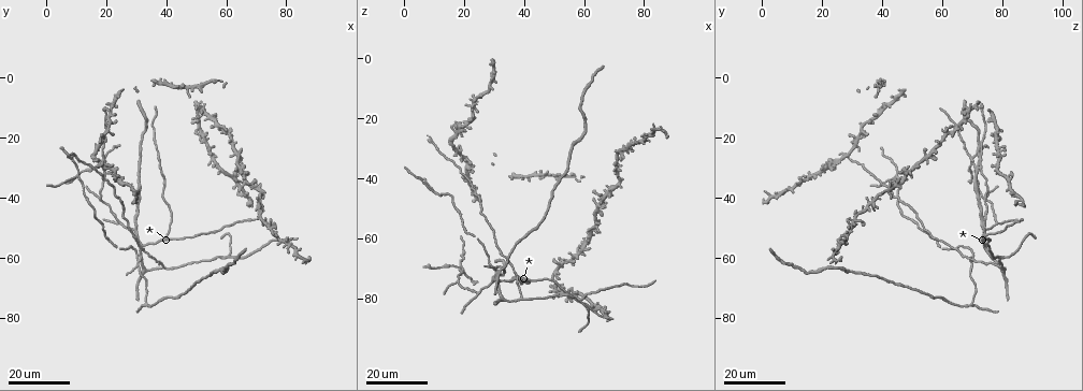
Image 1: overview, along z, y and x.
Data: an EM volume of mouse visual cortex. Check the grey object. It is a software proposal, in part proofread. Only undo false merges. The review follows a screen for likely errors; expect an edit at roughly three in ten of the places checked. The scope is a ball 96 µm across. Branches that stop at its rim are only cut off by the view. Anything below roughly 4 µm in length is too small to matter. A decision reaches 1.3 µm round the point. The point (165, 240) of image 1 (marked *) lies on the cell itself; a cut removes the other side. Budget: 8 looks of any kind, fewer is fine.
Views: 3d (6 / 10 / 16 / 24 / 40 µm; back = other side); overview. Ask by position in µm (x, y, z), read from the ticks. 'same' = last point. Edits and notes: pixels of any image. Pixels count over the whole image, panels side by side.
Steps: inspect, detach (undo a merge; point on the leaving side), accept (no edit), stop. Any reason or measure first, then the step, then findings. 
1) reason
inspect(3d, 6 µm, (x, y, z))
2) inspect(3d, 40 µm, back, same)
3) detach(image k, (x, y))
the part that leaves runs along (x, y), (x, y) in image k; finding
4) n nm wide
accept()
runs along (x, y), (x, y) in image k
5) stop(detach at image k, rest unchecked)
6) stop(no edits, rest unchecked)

three-way junction
inspect(3d, 24 µm, (11, 32, 45))

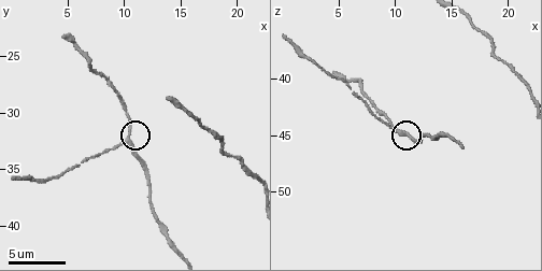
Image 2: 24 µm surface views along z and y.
closer look
inspect(3d, 6 µm, (10.2, 32.6, 44.8))

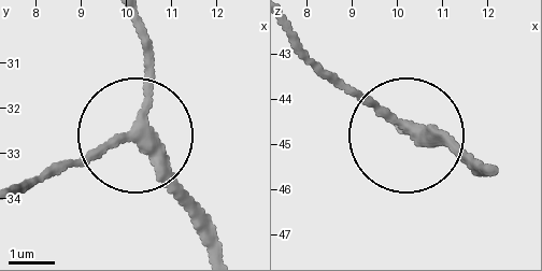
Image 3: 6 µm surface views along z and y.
side arm 14 µm
accept()
runs along (224, 253), (200, 207), (134, 137), (143, 25) in image 3; all the same cell

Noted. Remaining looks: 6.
inspect(3d, 16 µm, (59, 60, 81))

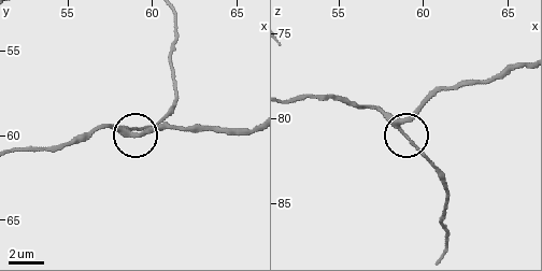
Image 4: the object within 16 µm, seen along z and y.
inspect(3d, 10 µm, (58.6, 59.9, 80.1))

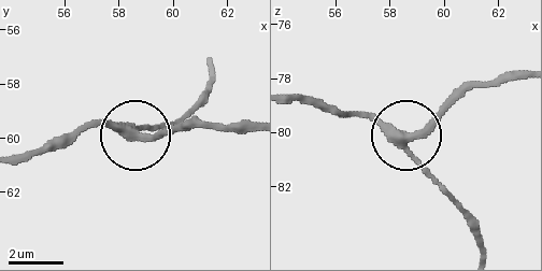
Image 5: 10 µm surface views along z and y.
3 arms
accept()
continuous, no second cell

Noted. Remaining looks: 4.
looks like a crossing
inspect(3d, 24 µm, (19, 27, 70))

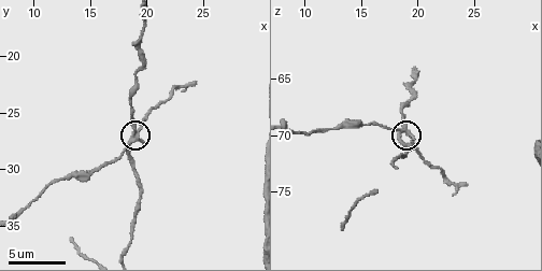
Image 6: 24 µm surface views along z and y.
inspect(3d, 6 µm, (19.0, 26.8, 69.6))

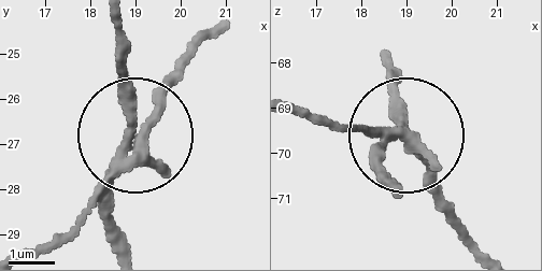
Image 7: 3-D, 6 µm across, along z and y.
side arm 9 µm
detach(image 7, (158, 113))
the part that leaves runs along (123, 171), (57, 237), (23, 253) in image 7; a second cell is stuck on

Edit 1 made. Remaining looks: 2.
a fork
inspect(3d, 24 µm, (25, 48, 78))

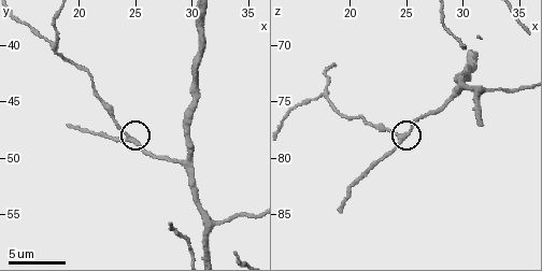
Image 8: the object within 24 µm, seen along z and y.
inspect(3d, 6 µm, (24.4, 48.4, 78.2))

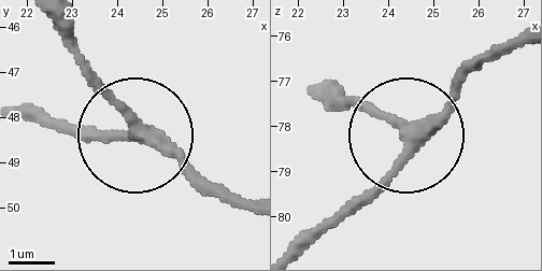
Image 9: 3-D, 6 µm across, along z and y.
3 arms
accept()
runs along (253, 210), (218, 198), (160, 144), (60, 128) in image 9; all the same cell

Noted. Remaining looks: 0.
stop(detach at image 7, rest unchecked)

